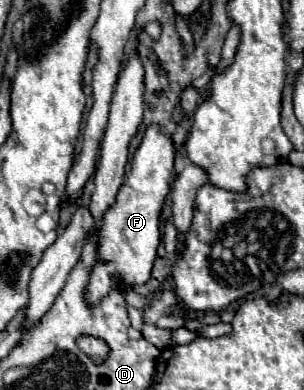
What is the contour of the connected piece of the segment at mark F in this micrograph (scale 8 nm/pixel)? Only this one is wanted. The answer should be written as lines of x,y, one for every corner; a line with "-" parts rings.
148,126
142,144
134,154
126,184
120,188
116,204
104,214
98,230
98,256
104,264
98,264
90,276
86,288
86,300
90,304
98,304
100,298
110,292
112,278
118,278
120,288
144,284
150,278
156,248
160,244
160,212
170,192
170,180
174,176
174,158
176,148
172,136
160,130
160,126

